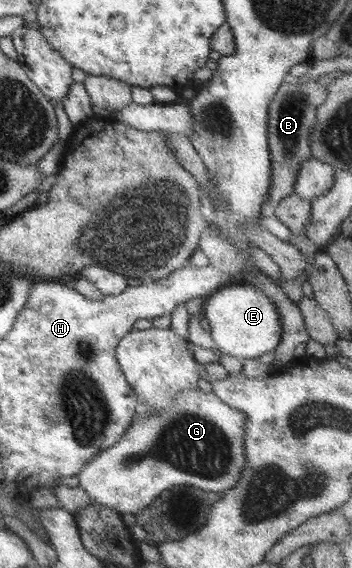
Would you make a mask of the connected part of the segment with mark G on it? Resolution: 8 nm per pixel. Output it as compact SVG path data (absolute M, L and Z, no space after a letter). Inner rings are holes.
M193 388L179 391L175 403L167 409L151 413L139 411L120 441L95 455L95 459L78 473L77 485L99 504L121 514L128 512L137 515L154 497L172 485L194 485L214 493L228 491L238 483L244 468L245 415L218 399L216 394Z

